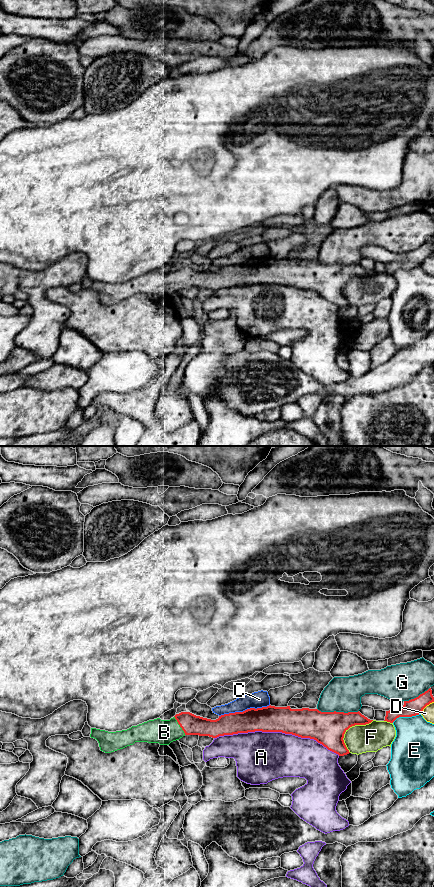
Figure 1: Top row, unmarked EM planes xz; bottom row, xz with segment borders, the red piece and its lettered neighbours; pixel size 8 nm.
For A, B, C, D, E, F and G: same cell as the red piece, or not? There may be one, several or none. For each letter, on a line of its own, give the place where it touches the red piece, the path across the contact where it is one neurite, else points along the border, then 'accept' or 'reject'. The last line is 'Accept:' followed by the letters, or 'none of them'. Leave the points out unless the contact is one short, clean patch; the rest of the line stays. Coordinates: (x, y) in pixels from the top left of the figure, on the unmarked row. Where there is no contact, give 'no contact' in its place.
A: xz (277, 283) | reject
B: xz (179, 276) | accept
C: xz (245, 262) | along xz (269, 256), (263, 259), (224, 265), (219, 268) | reject
D: xz (426, 257) | reject
E: xz (406, 268) | reject
F: xz (349, 279) | reject
G: xz (338, 264) | reject
Accept: B

